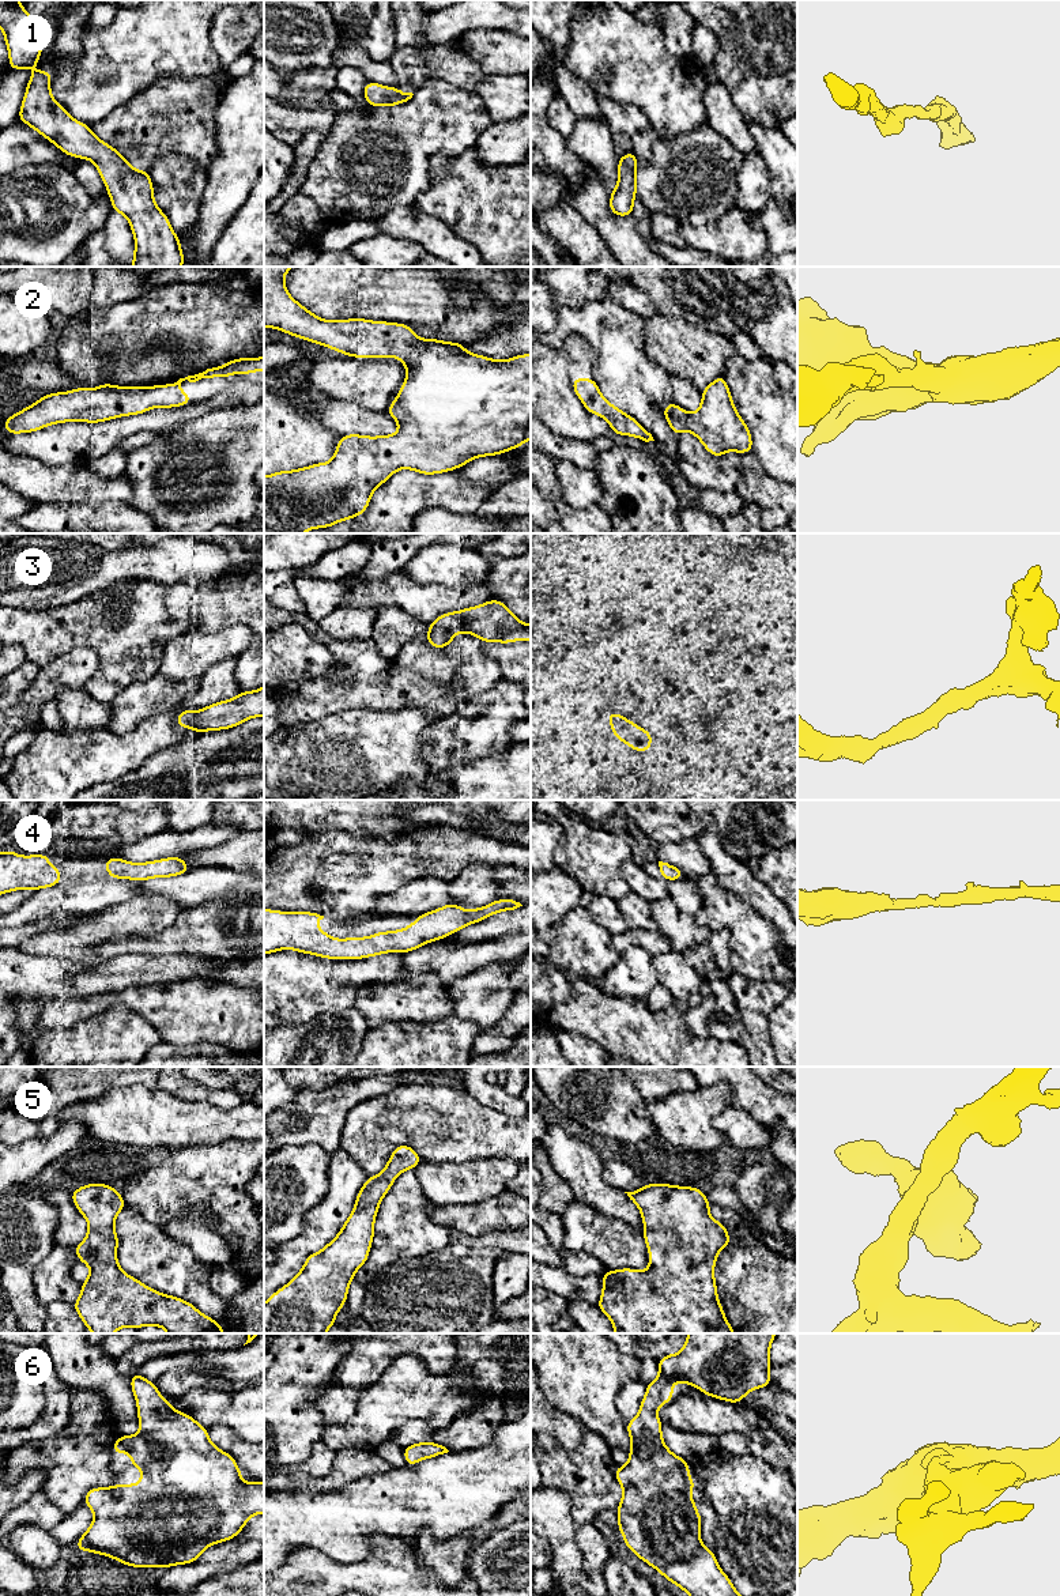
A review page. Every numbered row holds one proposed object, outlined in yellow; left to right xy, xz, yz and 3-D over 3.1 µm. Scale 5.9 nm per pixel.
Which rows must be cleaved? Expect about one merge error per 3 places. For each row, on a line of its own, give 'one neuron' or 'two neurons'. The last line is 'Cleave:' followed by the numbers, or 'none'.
1: one neuron
2: one neuron
3: one neuron
4: one neuron
5: one neuron
6: one neuron
Cleave: none

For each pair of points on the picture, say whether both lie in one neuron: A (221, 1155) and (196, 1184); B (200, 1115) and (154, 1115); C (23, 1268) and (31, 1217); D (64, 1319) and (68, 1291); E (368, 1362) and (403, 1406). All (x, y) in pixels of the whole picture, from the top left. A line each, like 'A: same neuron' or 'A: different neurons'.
A: same neuron
B: same neuron
C: same neuron
D: different neurons
E: different neurons

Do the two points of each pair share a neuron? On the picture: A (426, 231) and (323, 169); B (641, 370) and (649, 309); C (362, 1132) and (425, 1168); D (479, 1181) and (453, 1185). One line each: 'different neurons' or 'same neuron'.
A: different neurons
B: different neurons
C: different neurons
D: same neuron

